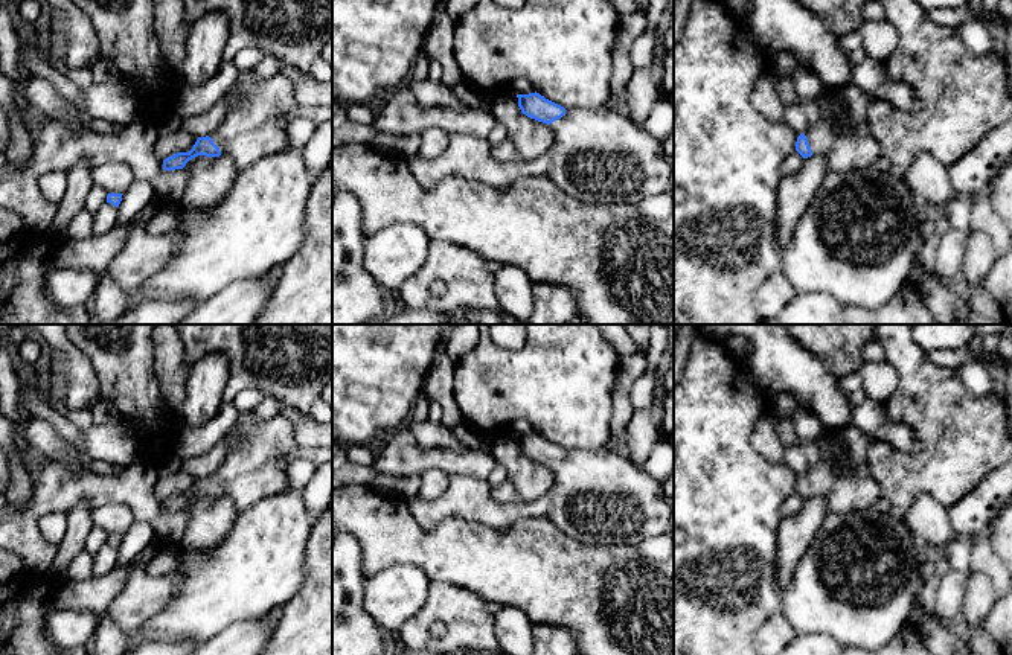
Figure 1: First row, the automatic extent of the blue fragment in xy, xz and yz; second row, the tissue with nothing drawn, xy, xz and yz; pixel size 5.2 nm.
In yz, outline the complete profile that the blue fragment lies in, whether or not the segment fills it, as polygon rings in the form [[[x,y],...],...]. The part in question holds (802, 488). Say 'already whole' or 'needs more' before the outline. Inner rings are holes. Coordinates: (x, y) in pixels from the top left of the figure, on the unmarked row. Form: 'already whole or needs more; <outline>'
needs more; [[[853,423],[823,430],[818,440],[818,462],[800,475],[796,492],[808,500],[820,495],[831,510],[864,510],[882,498],[867,463],[867,436]]]

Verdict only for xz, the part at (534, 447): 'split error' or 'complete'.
split error

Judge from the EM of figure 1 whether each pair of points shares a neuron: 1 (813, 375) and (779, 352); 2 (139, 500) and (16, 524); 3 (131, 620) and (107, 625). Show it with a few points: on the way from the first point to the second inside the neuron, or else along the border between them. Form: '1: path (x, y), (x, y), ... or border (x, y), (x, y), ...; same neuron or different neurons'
1: path (805, 375), (787, 360); same neuron
2: path (108, 489), (55, 489), (46, 498); same neuron
3: border (104, 614), (128, 639); different neurons

